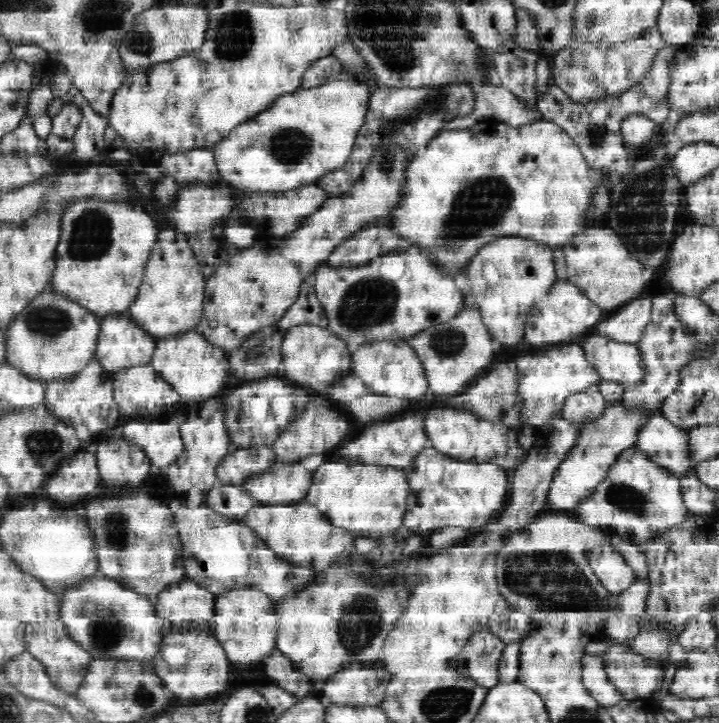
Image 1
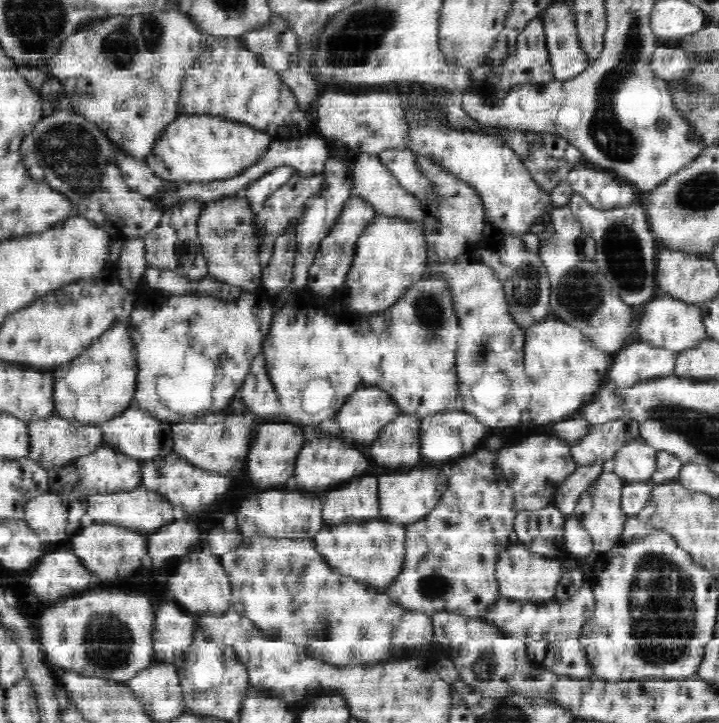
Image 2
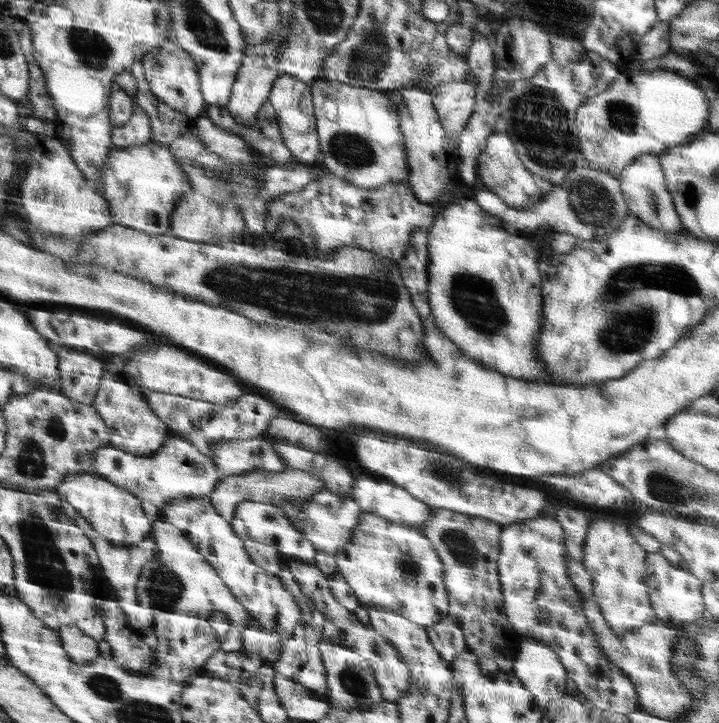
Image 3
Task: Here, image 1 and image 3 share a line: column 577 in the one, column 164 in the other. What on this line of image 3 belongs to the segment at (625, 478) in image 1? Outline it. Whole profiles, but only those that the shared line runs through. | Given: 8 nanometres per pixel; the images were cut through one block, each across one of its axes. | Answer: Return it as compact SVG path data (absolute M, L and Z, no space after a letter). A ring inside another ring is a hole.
M209 495L188 500L176 500L162 507L164 521L174 524L184 532L184 536L196 547L205 561L216 570L222 582L230 588L236 600L247 609L249 617L277 638L290 638L294 626L300 623L300 608L286 586L277 575L270 575L260 565L254 564L245 548L245 542L234 532L230 521L218 514L210 502Z

